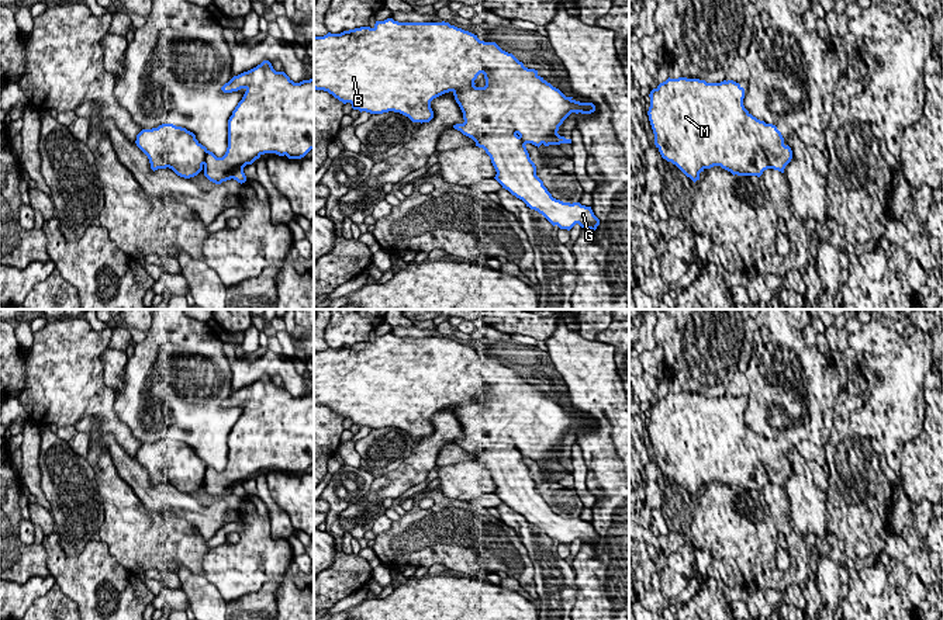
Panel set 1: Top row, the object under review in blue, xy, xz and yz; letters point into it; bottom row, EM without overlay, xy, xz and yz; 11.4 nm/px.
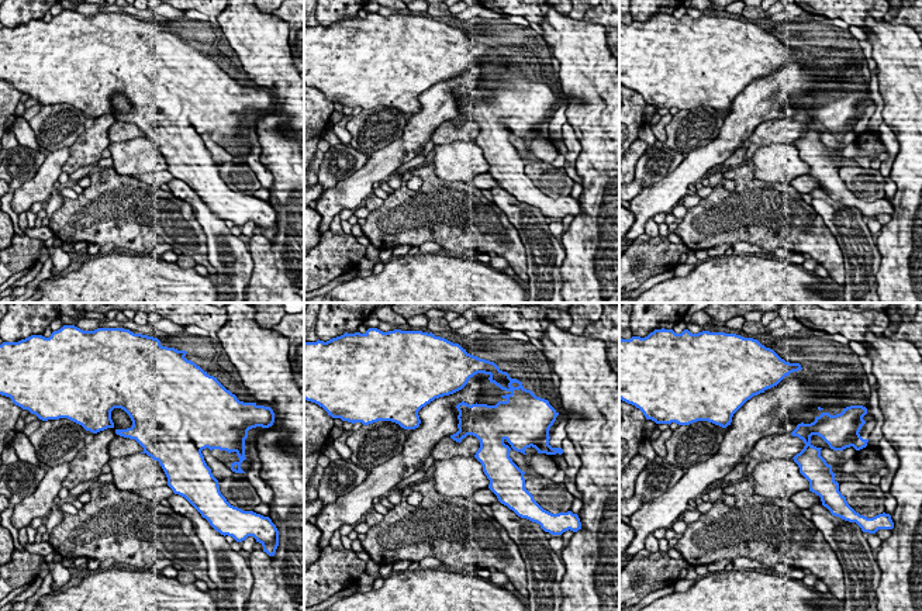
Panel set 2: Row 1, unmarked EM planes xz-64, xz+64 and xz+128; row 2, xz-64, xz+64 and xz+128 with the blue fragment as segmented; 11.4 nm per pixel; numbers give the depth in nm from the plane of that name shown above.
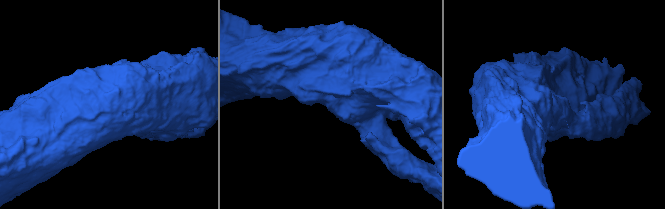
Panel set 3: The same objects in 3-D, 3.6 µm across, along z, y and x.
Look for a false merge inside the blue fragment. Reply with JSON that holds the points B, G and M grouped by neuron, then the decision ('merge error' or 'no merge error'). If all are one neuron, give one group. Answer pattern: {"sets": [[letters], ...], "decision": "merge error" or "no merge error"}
{"sets": [["B", "G", "M"]], "decision": "no merge error"}

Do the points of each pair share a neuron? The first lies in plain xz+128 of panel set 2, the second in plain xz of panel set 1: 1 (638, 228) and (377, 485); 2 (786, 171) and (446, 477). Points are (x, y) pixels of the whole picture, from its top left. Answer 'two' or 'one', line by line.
1: two
2: one

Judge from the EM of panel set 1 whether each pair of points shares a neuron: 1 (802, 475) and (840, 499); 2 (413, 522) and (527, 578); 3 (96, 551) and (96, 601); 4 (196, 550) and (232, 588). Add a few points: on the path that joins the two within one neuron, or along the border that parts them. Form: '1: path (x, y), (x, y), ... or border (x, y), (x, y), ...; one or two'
1: border (824, 492), (828, 525); two
2: path (441, 539), (486, 541), (498, 550); one
3: path (96, 564), (96, 588); one
4: border (207, 553), (203, 570); two

